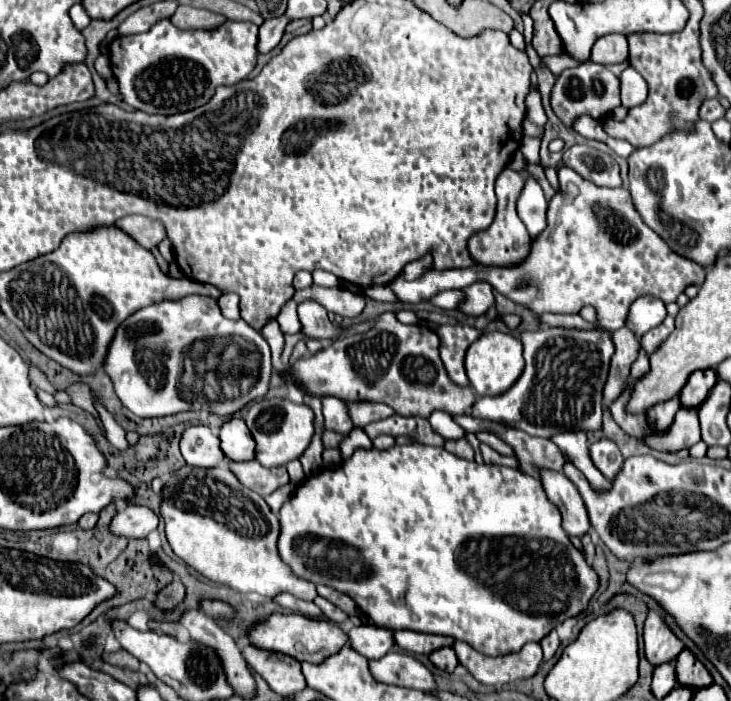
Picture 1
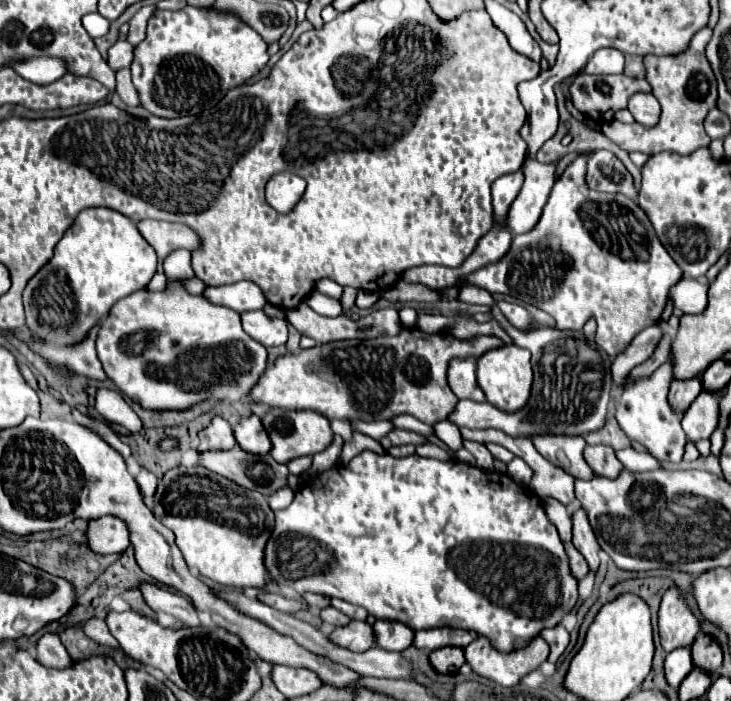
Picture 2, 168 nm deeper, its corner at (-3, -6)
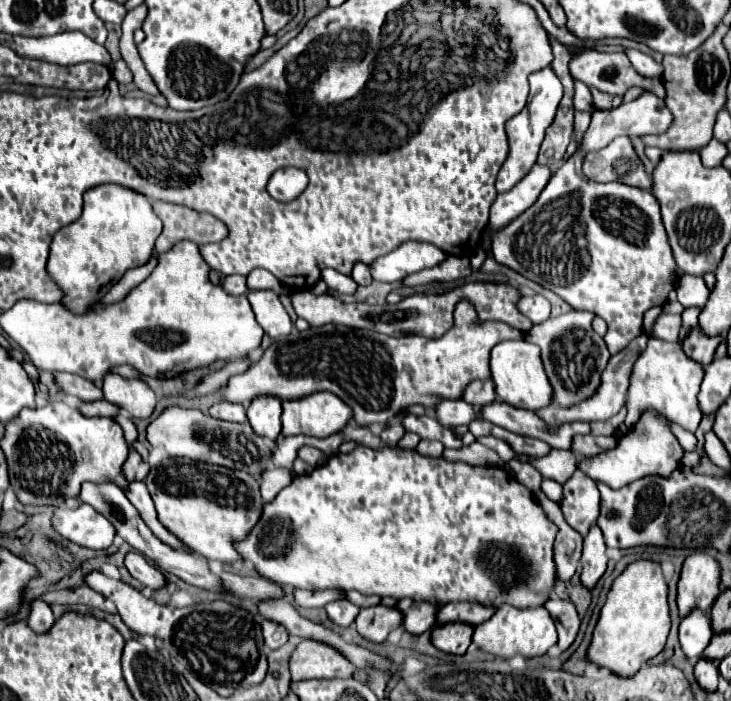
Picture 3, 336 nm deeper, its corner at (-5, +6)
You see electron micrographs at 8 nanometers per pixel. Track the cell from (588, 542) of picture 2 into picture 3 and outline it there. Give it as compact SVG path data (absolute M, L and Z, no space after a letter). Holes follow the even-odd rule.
M592 526L592 532L588 532L588 536L584 538L584 550L582 550L580 582L584 588L592 590L596 586L600 576L606 572L606 562L608 556L606 556L604 536L598 526Z

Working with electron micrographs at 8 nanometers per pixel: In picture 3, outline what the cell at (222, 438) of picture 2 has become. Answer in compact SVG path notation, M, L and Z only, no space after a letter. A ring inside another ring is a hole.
M218 402L210 408L210 416L218 420L228 420L228 422L246 422L246 408L242 404L232 404L232 402Z

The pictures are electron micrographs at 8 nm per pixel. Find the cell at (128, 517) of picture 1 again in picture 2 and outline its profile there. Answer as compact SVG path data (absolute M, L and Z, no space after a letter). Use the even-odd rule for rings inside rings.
M102 516L90 520L88 540L90 548L98 554L120 554L130 546L130 530L118 516Z

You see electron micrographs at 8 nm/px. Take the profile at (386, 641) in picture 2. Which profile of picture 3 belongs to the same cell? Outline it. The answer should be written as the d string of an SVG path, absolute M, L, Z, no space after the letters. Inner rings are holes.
M400 600L398 608L404 612L404 628L412 634L422 634L430 630L436 622L438 606L426 600Z

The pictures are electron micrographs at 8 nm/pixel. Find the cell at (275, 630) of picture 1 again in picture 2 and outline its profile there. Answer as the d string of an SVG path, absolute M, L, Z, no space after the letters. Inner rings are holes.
M352 620L348 626L338 626L328 634L328 640L340 648L348 648L352 652L364 652L372 648L374 636L370 632L370 624Z

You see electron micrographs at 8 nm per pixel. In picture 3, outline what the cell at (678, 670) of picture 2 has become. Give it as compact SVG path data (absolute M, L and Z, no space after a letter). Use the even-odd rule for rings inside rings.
M694 608L680 624L680 646L690 660L698 660L708 646L708 640L714 636L710 614Z

